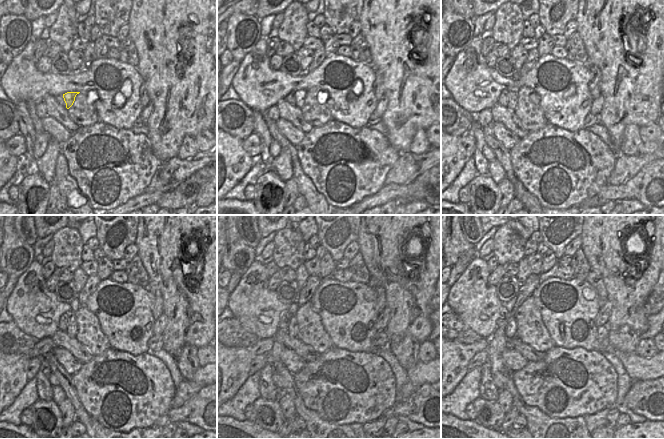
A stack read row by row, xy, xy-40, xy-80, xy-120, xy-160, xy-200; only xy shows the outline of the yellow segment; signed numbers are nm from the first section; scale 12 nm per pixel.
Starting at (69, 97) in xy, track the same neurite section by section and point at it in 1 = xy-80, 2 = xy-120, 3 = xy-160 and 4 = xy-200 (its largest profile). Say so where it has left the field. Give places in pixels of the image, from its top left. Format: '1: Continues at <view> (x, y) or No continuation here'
1: Continues at xy-80 (519, 98)
2: Continues at xy-120 (67, 323)
3: Continues at xy-160 (288, 322)
4: Continues at xy-200 (510, 331).

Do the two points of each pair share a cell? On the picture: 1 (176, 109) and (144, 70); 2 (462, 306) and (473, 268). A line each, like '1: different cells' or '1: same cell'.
1: different cells
2: same cell

